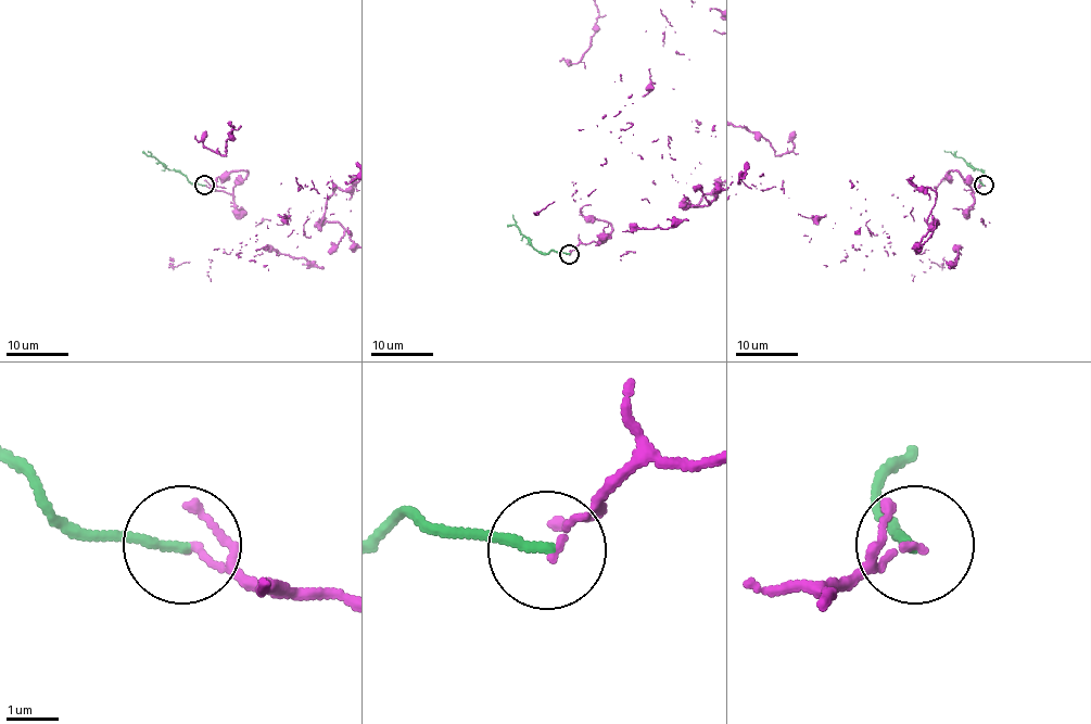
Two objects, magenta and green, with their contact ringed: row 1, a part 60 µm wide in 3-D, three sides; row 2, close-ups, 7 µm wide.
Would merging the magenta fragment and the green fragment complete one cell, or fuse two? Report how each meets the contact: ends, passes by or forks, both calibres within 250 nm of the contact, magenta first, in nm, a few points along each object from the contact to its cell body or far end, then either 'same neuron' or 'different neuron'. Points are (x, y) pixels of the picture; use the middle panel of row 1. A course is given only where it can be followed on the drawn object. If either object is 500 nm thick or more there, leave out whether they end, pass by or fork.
magenta ends there; green ends there; 100 nm thick on the magenta side, 180 nm on the other; magenta runs (569, 253), (708, 204), (620, 142), (587, 197), (546, 205); green runs (569, 253), (536, 251), (511, 215); different neuron

